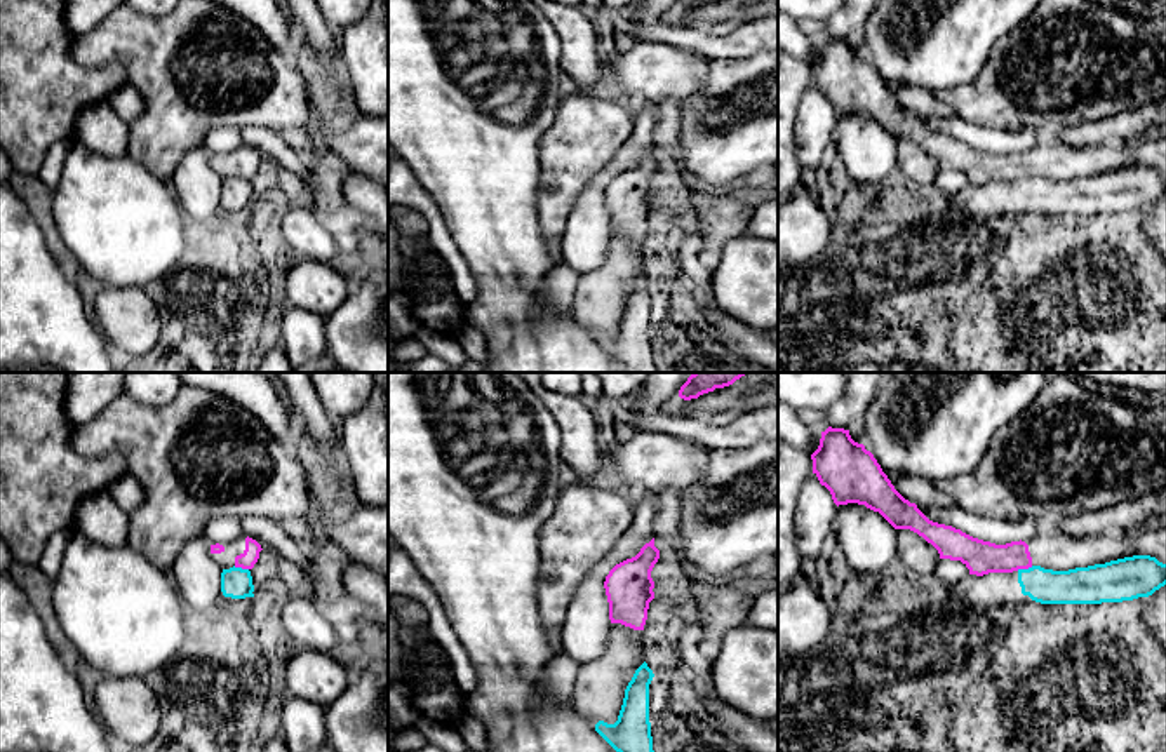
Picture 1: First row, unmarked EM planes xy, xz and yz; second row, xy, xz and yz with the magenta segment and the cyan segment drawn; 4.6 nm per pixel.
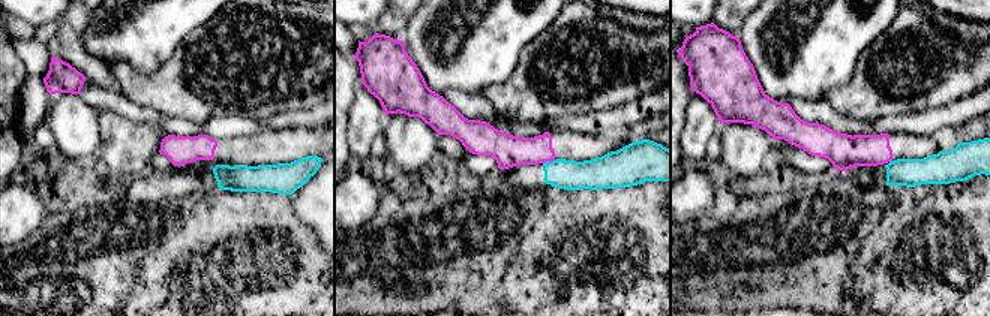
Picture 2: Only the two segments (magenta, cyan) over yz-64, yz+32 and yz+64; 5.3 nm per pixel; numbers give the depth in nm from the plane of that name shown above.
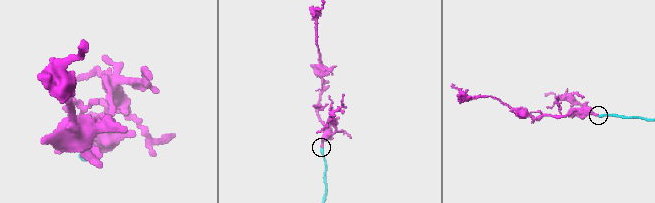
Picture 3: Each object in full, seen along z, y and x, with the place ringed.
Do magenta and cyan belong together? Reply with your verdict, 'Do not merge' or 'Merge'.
Do not merge

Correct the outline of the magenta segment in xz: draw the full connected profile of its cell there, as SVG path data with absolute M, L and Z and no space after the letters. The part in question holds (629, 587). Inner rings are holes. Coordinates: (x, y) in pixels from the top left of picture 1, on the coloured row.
M654 538L640 552L616 564L606 576L609 632L604 653L580 665L573 688L573 707L592 728L599 721L618 721L625 689L646 661L642 630L654 599L651 571L660 559Z

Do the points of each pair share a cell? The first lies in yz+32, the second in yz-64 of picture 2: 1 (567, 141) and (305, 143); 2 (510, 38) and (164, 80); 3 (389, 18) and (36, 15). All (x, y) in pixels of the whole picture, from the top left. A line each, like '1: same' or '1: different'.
1: same
2: different
3: different

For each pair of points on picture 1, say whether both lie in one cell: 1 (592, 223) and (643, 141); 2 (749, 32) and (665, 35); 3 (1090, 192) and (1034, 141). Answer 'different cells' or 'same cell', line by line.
1: same cell
2: same cell
3: different cells

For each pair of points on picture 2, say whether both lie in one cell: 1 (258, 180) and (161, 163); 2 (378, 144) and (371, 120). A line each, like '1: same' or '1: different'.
1: different
2: different

